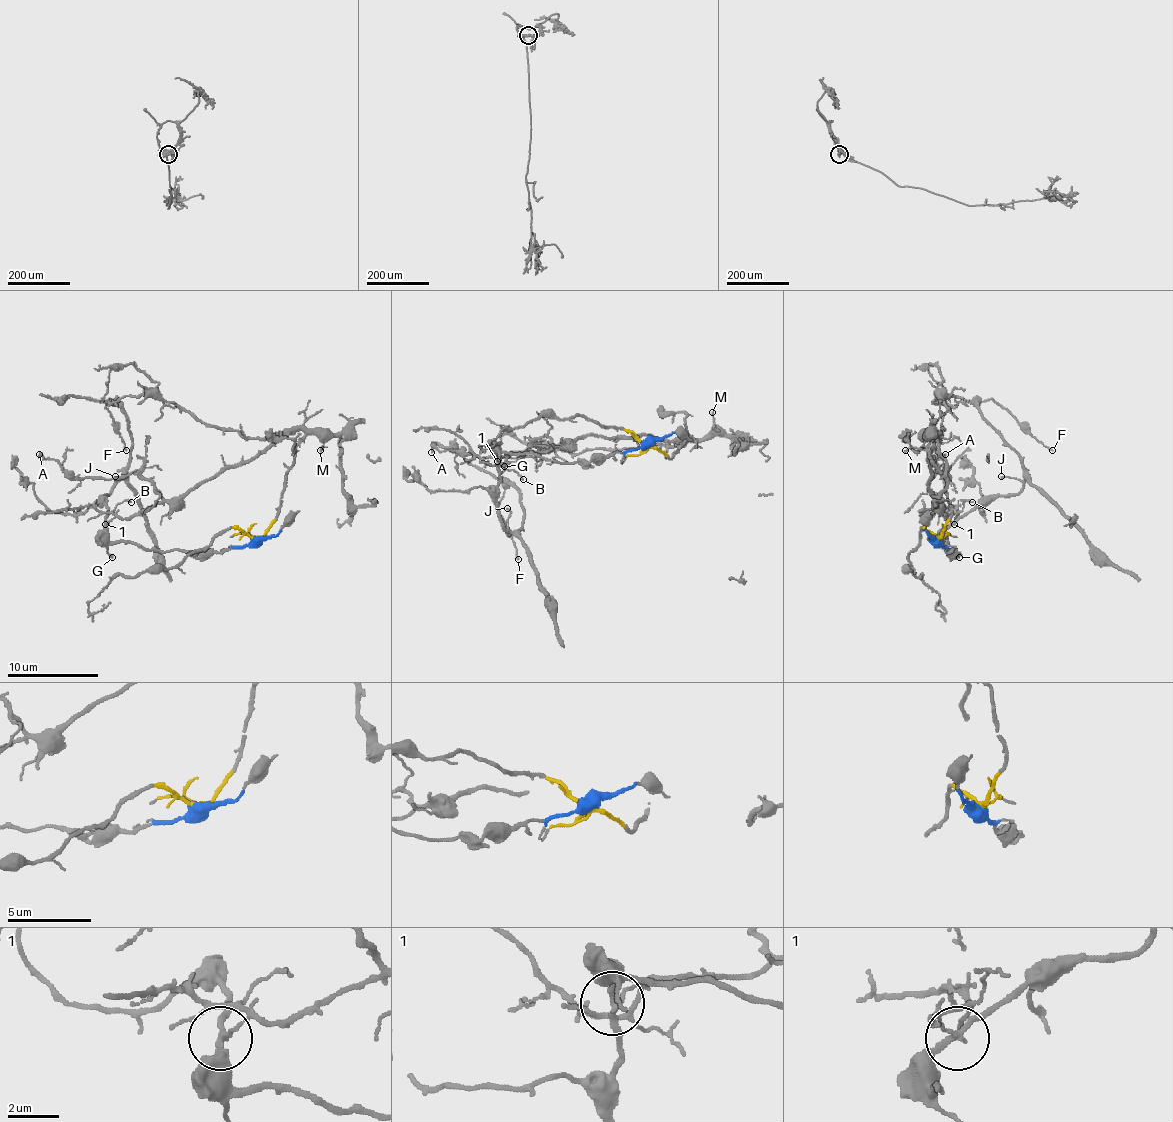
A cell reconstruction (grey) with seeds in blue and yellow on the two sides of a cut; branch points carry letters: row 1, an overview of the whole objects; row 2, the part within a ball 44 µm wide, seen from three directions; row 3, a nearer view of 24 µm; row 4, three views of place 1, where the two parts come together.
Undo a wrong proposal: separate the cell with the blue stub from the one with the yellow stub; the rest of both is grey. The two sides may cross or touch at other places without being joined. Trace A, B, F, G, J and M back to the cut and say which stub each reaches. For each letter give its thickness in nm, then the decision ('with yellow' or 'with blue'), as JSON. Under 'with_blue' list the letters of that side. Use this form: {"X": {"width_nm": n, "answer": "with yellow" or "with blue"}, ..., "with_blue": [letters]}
{"A": {"width_nm": 240, "answer": "with yellow"}, "B": {"width_nm": 80, "answer": "with yellow"}, "F": {"width_nm": 110, "answer": "with blue"}, "G": {"width_nm": 130, "answer": "with blue"}, "J": {"width_nm": 110, "answer": "with blue"}, "M": {"width_nm": 110, "answer": "with yellow"}, "with_blue": ["F", "G", "J"]}

